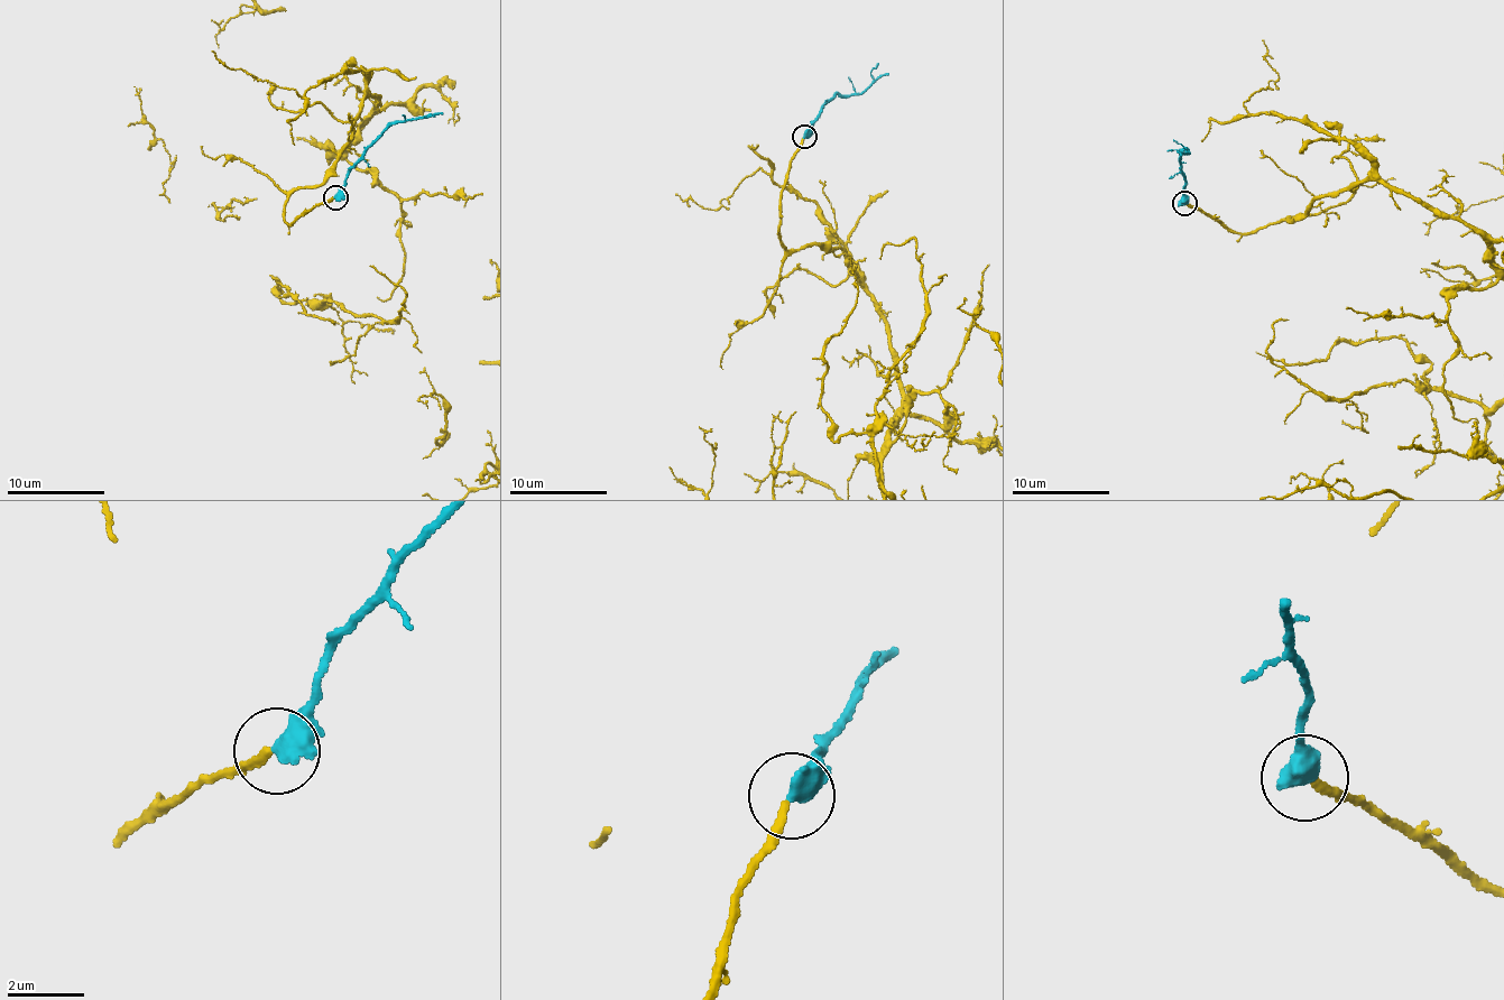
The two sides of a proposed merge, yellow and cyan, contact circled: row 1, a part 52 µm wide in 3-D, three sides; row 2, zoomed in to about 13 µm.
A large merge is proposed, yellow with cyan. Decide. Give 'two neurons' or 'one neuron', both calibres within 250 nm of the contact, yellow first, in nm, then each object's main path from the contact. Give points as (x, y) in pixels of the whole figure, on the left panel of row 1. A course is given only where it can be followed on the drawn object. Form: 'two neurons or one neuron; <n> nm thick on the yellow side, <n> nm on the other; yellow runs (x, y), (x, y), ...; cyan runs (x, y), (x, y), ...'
one neuron; 190 nm thick on the yellow side, 600 nm on the other; cyan runs (334, 196), (347, 169), (387, 127), (443, 113)

